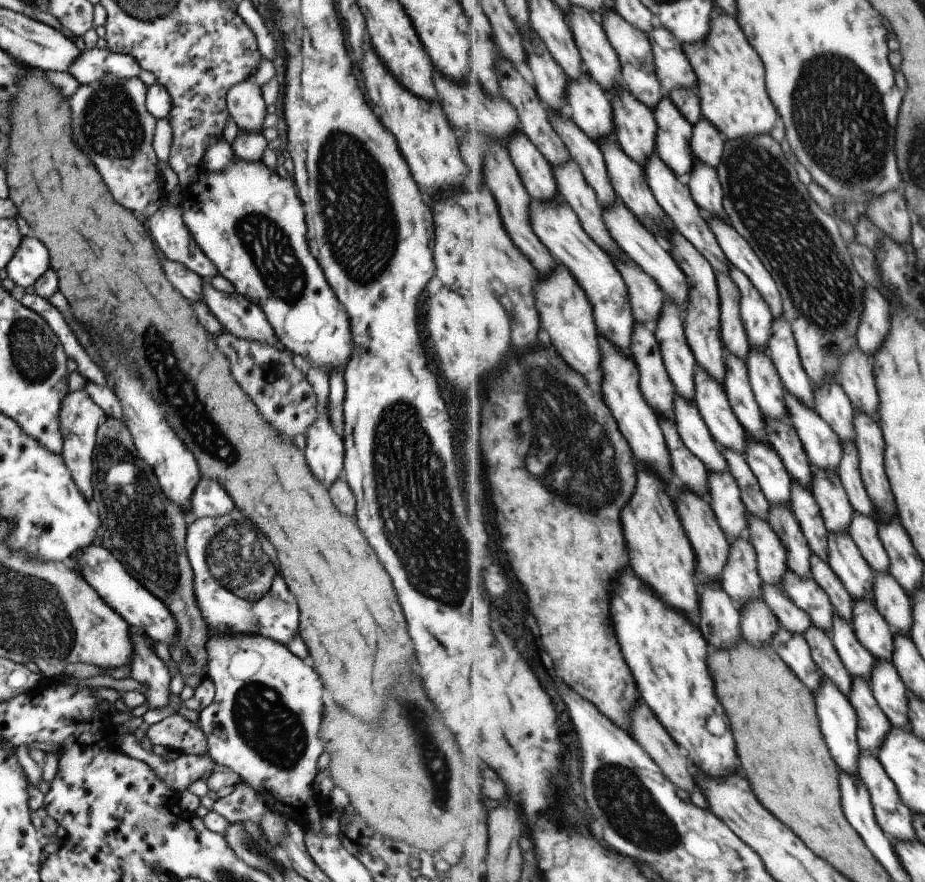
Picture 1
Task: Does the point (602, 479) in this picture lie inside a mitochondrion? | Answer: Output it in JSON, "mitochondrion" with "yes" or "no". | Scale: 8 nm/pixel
{"mitochondrion":"yes"}

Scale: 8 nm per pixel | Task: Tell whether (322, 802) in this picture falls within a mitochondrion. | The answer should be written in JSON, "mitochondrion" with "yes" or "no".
{"mitochondrion":"no"}

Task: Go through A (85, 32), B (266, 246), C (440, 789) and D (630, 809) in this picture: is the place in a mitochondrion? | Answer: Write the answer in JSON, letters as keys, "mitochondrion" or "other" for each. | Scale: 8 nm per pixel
{"A":"other","B":"mitochondrion","C":"mitochondrion","D":"mitochondrion"}

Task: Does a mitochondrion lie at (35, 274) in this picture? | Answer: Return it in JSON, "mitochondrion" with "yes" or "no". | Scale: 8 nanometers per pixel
{"mitochondrion":"no"}

